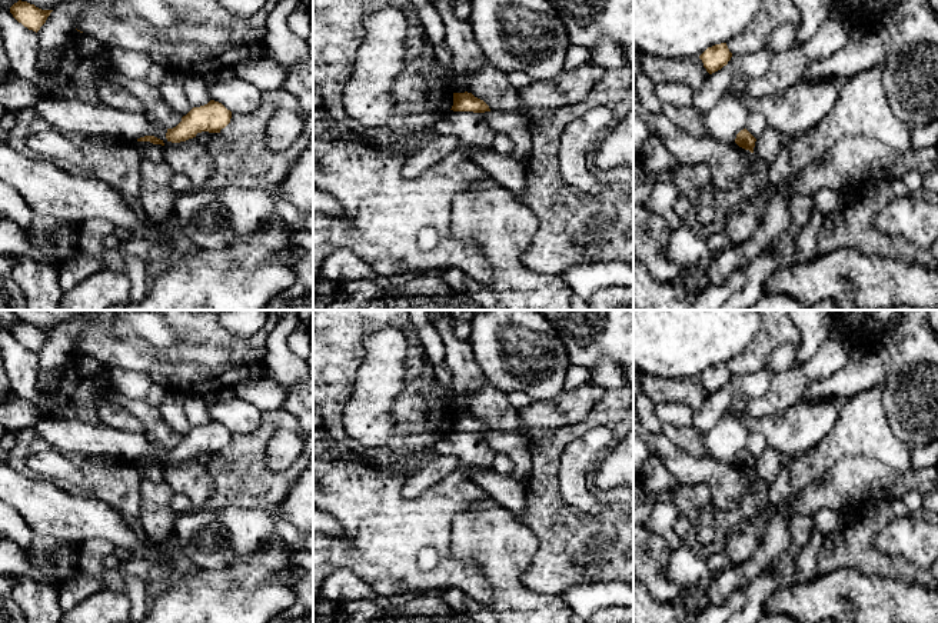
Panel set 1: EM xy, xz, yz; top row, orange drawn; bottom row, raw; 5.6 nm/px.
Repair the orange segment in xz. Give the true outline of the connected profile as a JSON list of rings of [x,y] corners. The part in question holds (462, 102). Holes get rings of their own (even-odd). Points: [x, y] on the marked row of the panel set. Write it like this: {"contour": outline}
{"contour": [[[453,93],[453,106],[452,109],[453,111],[473,111],[473,113],[485,113],[485,111],[490,111],[489,106],[475,97],[472,93]]]}

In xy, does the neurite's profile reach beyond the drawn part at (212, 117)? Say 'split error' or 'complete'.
complete

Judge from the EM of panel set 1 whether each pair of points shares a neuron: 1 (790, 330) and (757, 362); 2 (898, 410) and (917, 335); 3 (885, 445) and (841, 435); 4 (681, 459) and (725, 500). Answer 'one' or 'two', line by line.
1: one
2: one
3: one
4: one

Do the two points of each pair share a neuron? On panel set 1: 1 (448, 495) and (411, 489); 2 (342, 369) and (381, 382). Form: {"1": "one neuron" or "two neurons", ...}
{"1": "two neurons", "2": "two neurons"}

